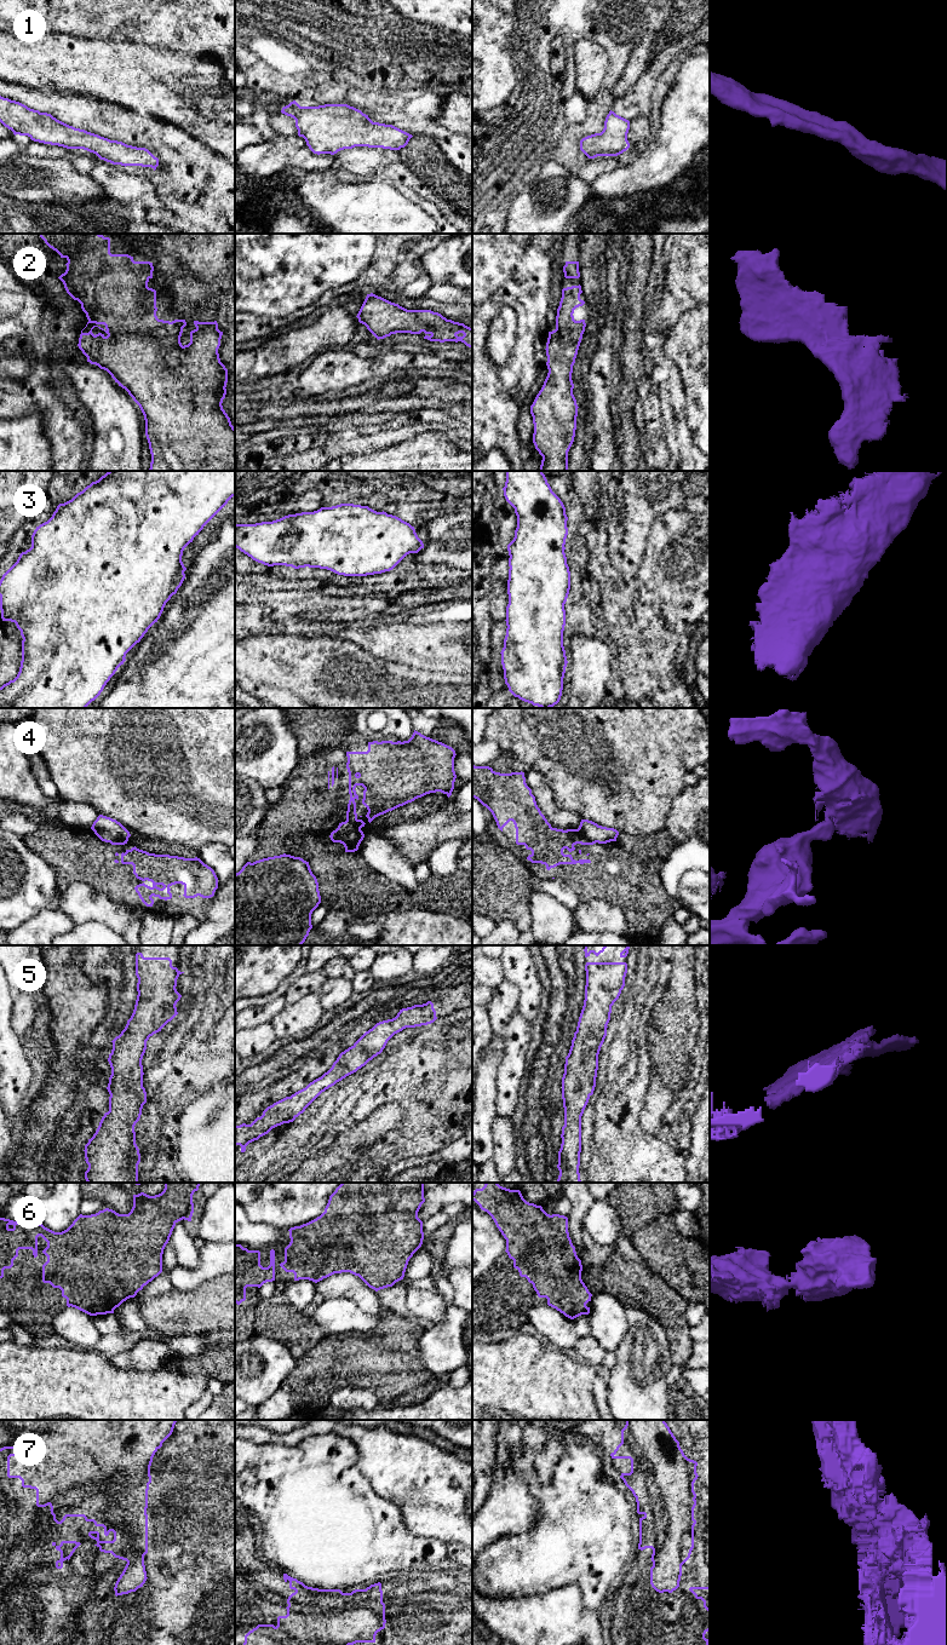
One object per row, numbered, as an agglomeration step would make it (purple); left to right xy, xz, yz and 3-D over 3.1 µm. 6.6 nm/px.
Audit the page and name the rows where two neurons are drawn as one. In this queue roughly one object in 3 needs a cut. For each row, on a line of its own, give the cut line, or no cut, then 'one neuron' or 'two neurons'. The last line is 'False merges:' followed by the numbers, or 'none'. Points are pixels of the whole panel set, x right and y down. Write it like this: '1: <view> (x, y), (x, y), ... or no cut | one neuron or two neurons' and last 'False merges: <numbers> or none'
1: no cut | one neuron
2: no cut | one neuron
3: no cut | one neuron
4: yz (578, 828), (586, 839), (595, 843) | two neurons
5: no cut | one neuron
6: no cut | one neuron
7: no cut | one neuron
False merges: 4

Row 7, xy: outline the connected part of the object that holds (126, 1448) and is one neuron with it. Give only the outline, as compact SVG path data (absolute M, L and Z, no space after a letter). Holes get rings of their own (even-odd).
M0 1420L0 1451L16 1449L7 1456L7 1477L19 1478L23 1488L36 1490L36 1506L51 1507L57 1524L67 1517L84 1517L96 1526L104 1528L104 1535L114 1532L113 1541L101 1541L98 1531L88 1536L97 1541L101 1552L111 1553L127 1564L117 1578L115 1595L128 1594L143 1587L147 1581L144 1555L148 1553L148 1490L151 1483L150 1466L155 1453L172 1434L177 1420Z

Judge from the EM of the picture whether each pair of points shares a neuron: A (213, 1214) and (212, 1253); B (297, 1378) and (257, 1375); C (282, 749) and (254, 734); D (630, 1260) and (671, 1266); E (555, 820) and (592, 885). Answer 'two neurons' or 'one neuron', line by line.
A: two neurons
B: two neurons
C: one neuron
D: two neurons
E: two neurons

